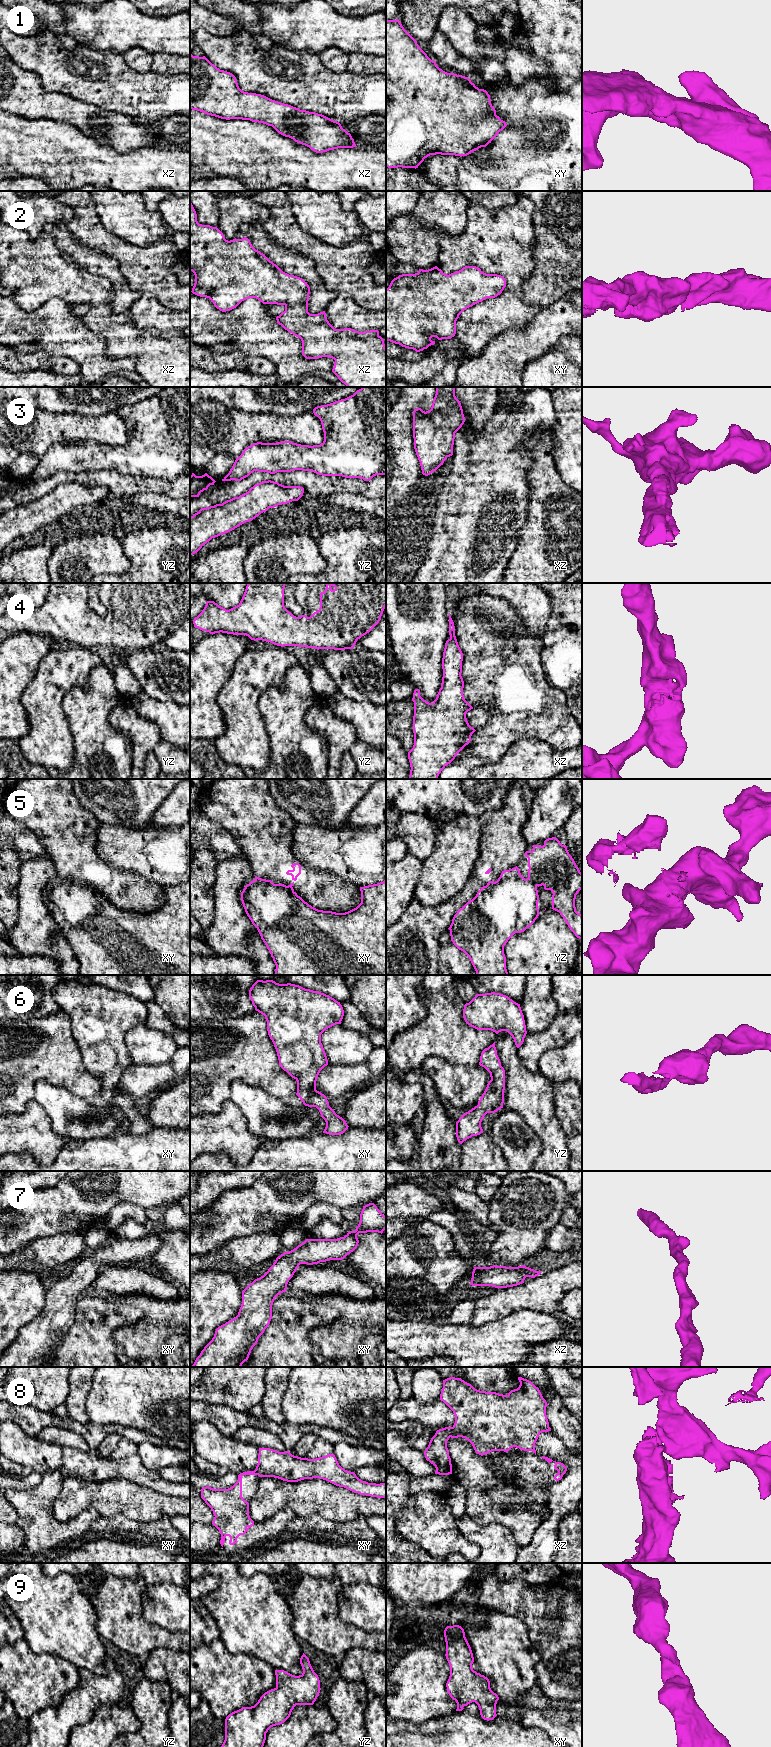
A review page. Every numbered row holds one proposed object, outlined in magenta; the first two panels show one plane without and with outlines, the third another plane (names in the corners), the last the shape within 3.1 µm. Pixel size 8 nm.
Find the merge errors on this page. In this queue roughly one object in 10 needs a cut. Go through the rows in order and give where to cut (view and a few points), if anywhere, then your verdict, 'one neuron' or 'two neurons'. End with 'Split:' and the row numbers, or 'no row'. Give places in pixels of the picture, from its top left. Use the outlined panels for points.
1: no cut | one neuron
2: no cut | one neuron
3: no cut | one neuron
4: no cut | one neuron
5: xy (255, 878), (267, 880), (274, 884), (283, 884), (293, 891) | two neurons
6: no cut | one neuron
7: no cut | one neuron
8: xz (452, 1427), (450, 1436) | two neurons
9: no cut | one neuron
Split: 5, 8

